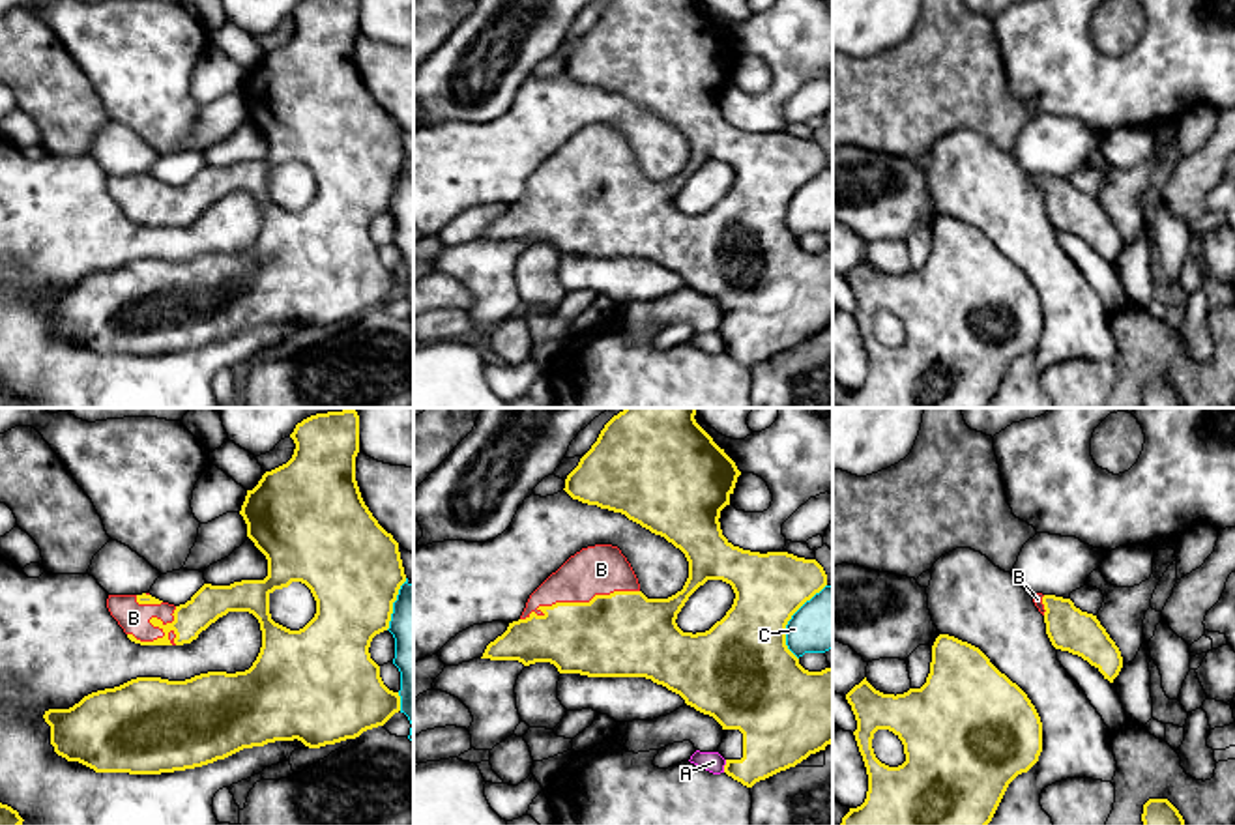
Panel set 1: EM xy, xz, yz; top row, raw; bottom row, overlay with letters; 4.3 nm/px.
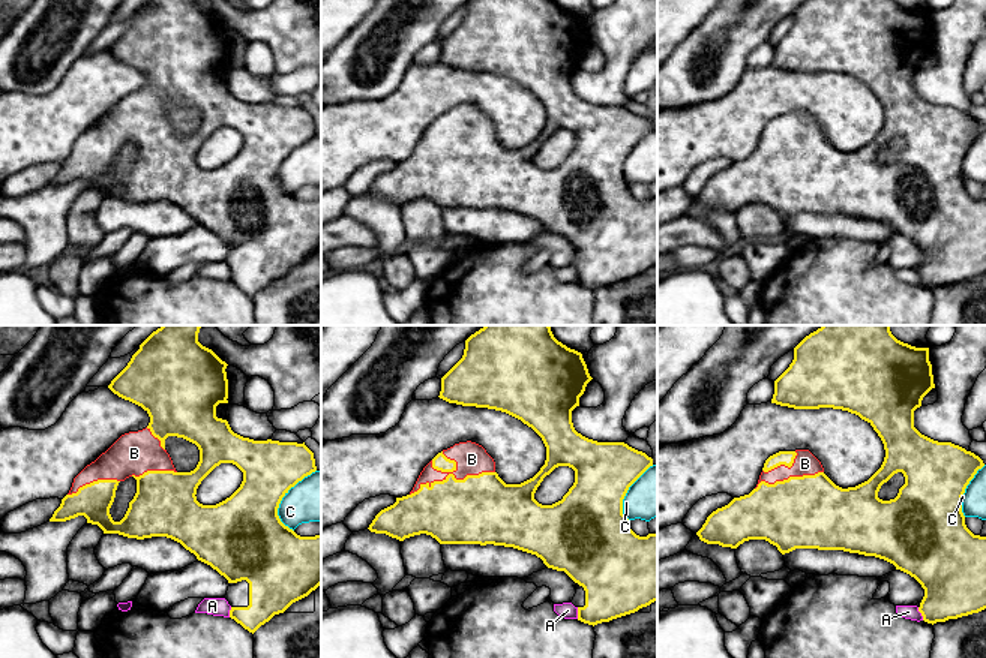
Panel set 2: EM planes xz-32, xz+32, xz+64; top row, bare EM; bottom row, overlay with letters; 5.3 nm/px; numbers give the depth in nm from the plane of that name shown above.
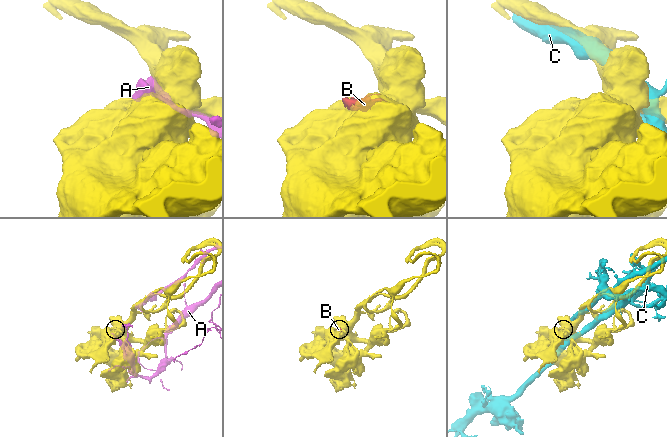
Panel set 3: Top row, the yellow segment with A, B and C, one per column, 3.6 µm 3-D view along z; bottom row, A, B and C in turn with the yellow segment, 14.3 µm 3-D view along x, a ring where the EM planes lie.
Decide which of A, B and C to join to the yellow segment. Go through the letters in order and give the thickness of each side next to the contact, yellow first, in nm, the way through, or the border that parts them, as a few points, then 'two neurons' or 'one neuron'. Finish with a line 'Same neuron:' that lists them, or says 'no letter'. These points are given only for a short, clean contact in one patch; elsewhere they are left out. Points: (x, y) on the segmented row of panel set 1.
A: 280/90 nm | two neurons
B: 360/220 nm | one neuron
C: 380/260 nm | two neurons
Same neuron: B

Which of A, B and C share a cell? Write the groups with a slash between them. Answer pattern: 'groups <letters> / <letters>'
groups A / B / C

